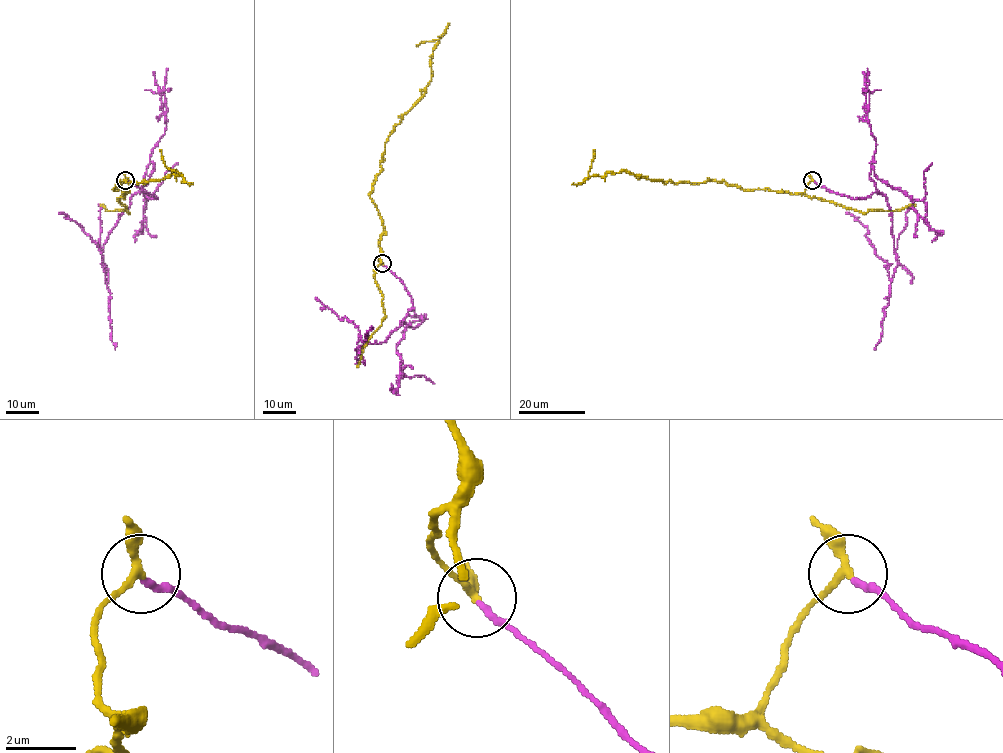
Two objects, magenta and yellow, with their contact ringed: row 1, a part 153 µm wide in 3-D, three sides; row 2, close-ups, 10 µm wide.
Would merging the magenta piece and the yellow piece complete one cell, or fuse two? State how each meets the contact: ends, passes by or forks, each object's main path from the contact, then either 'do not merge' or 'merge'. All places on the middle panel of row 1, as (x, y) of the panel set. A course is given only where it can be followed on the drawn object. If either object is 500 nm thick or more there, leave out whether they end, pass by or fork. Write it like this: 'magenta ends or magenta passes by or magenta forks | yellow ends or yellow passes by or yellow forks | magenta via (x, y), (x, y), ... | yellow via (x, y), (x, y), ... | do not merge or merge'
magenta ends | yellow passes by | magenta via (382, 264), (402, 282), (413, 306), (378, 344), (359, 347), (364, 347), (359, 328), (316, 298) | yellow via (382, 263), (383, 220), (369, 193), (387, 137), (430, 80), (430, 57), (439, 41), (417, 45) | do not merge

